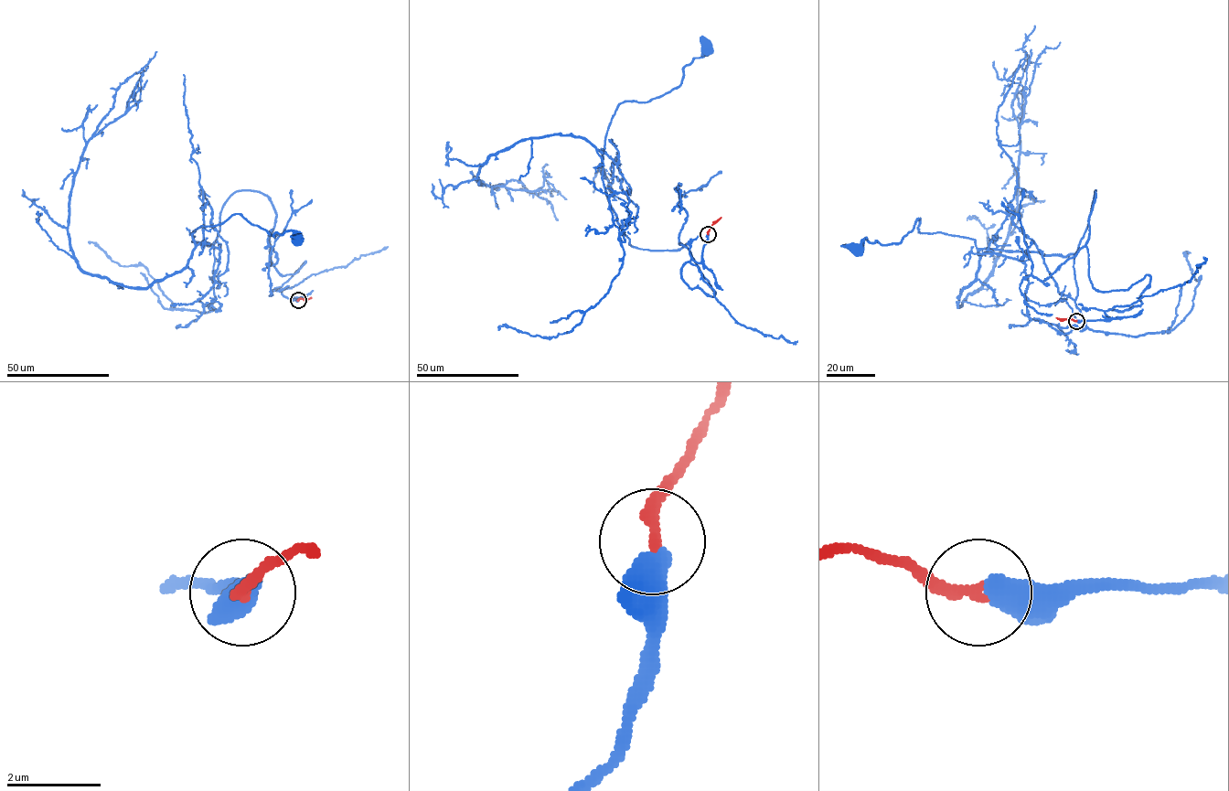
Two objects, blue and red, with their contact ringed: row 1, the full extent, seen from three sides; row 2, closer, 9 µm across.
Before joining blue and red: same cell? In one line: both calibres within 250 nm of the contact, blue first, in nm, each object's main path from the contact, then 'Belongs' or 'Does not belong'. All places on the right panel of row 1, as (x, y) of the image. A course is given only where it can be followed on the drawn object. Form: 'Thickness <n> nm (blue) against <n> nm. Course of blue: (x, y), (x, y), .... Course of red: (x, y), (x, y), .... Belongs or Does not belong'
Thickness 550 nm (blue) against 260 nm. Course of blue: (1076, 321), (1140, 304), (1150, 277), (1092, 286), (1095, 190), (1066, 256), (919, 219), (857, 249). Course of red: (1075, 321), (1056, 317). Does not belong

